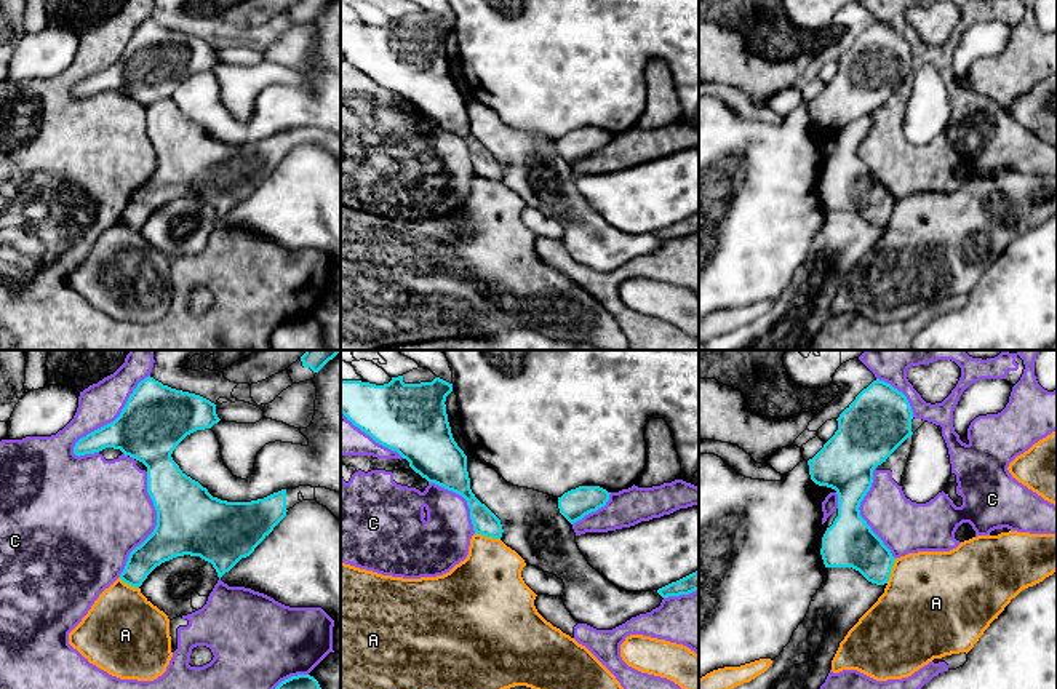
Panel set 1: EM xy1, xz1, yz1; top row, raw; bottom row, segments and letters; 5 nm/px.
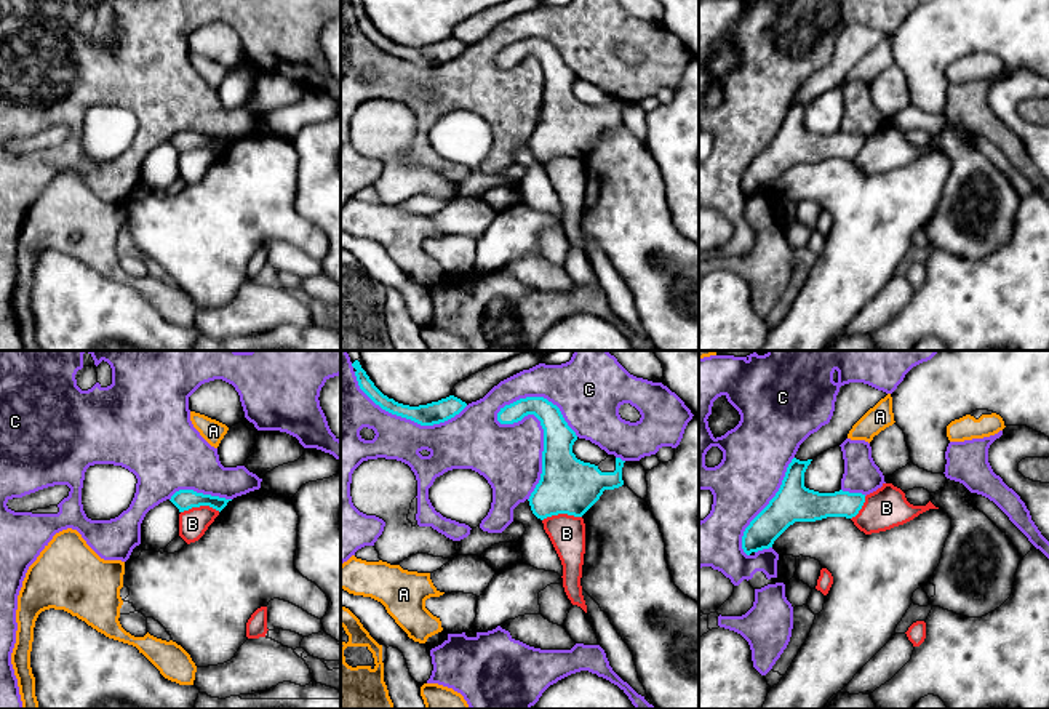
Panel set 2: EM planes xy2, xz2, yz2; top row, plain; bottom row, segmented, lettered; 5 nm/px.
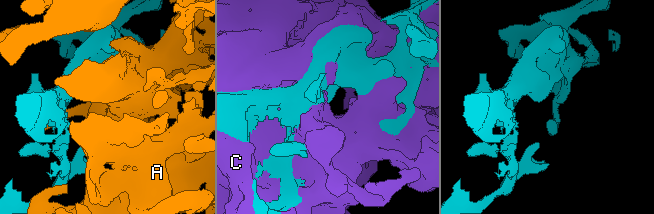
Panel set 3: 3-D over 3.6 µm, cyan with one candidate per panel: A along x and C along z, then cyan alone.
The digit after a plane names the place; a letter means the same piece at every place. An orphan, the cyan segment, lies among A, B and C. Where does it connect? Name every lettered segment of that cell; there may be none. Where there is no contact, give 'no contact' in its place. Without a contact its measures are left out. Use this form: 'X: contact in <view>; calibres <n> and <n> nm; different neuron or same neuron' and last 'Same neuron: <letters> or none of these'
A: contact in xz1; calibres 120 and 360 nm; same neuron
B: contact in xz2; calibres 280 and 180 nm; different neuron
C: contact in xz2; calibres 160 and 320 nm; different neuron
Same neuron: A

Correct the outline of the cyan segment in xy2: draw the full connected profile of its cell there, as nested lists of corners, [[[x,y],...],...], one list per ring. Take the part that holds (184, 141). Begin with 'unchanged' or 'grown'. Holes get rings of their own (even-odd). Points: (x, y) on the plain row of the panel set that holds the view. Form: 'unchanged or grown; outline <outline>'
unchanged; outline [[[179,131],[171,138],[170,142],[179,150],[179,154],[189,152],[192,149],[200,149],[200,147],[209,147],[221,154],[232,141],[203,136],[193,131]]]

